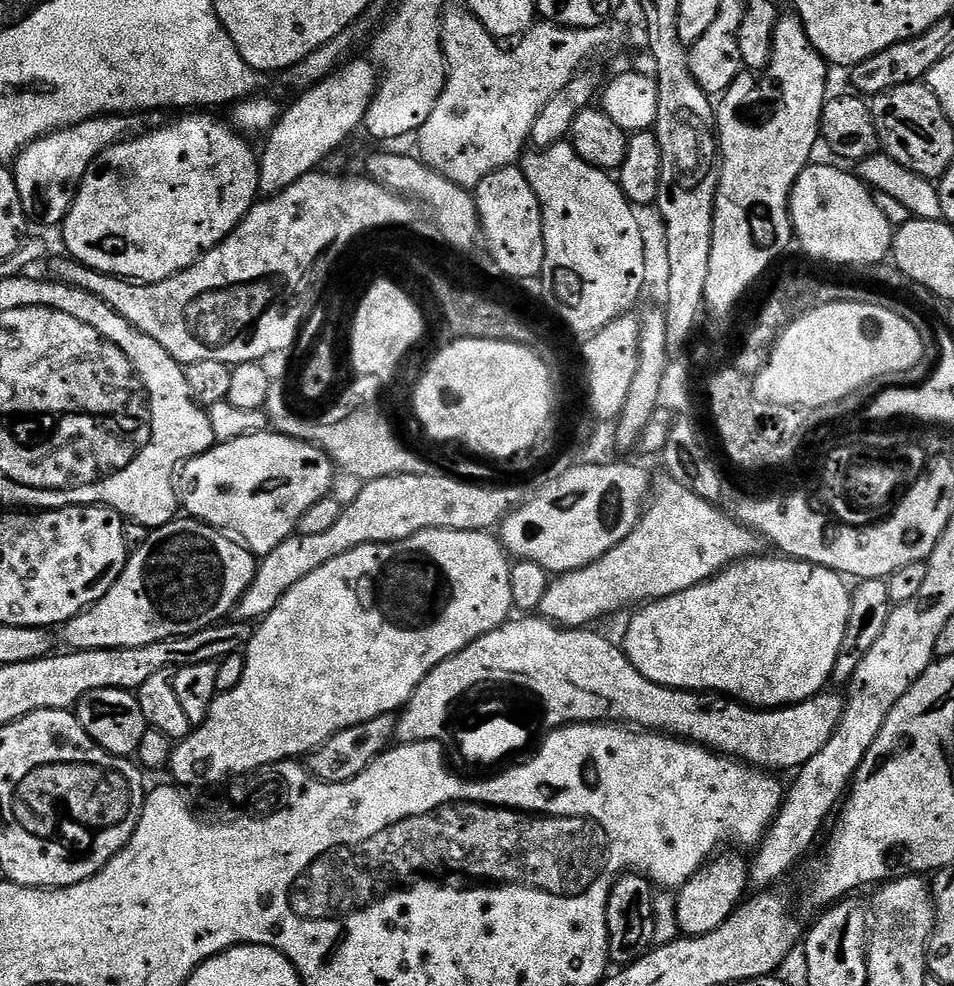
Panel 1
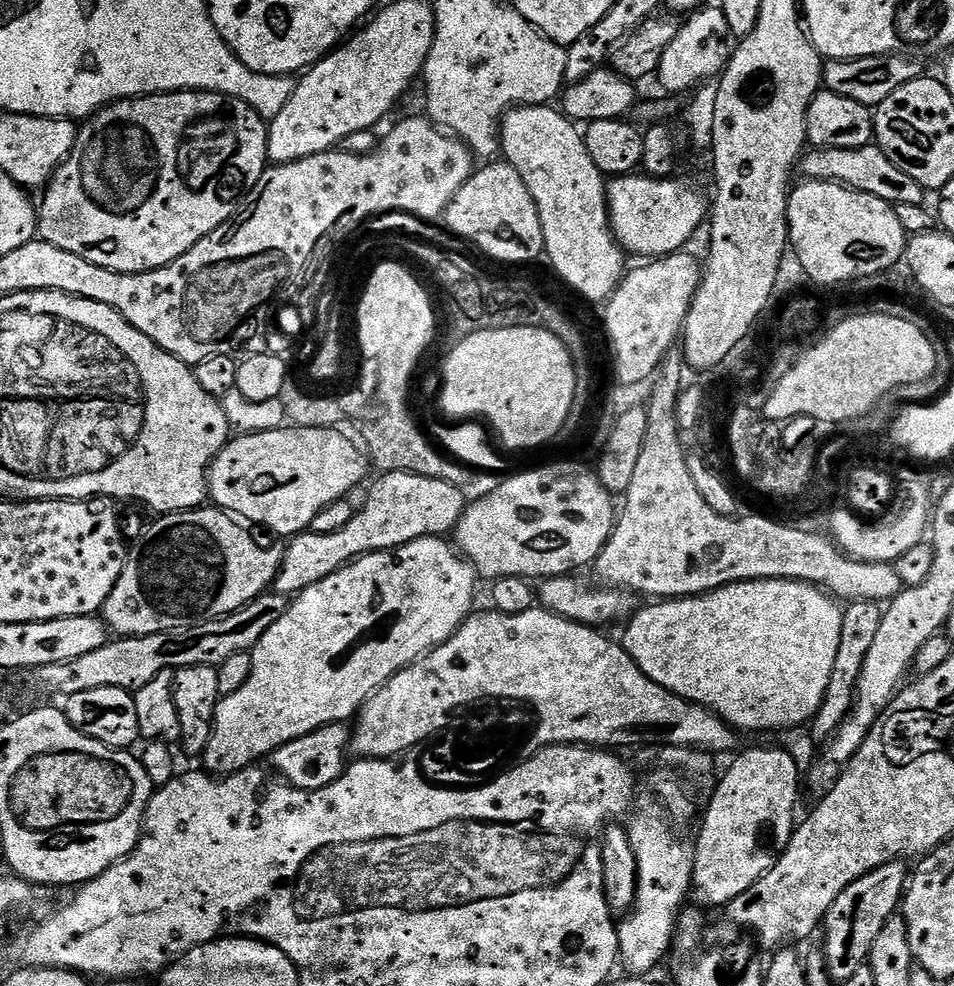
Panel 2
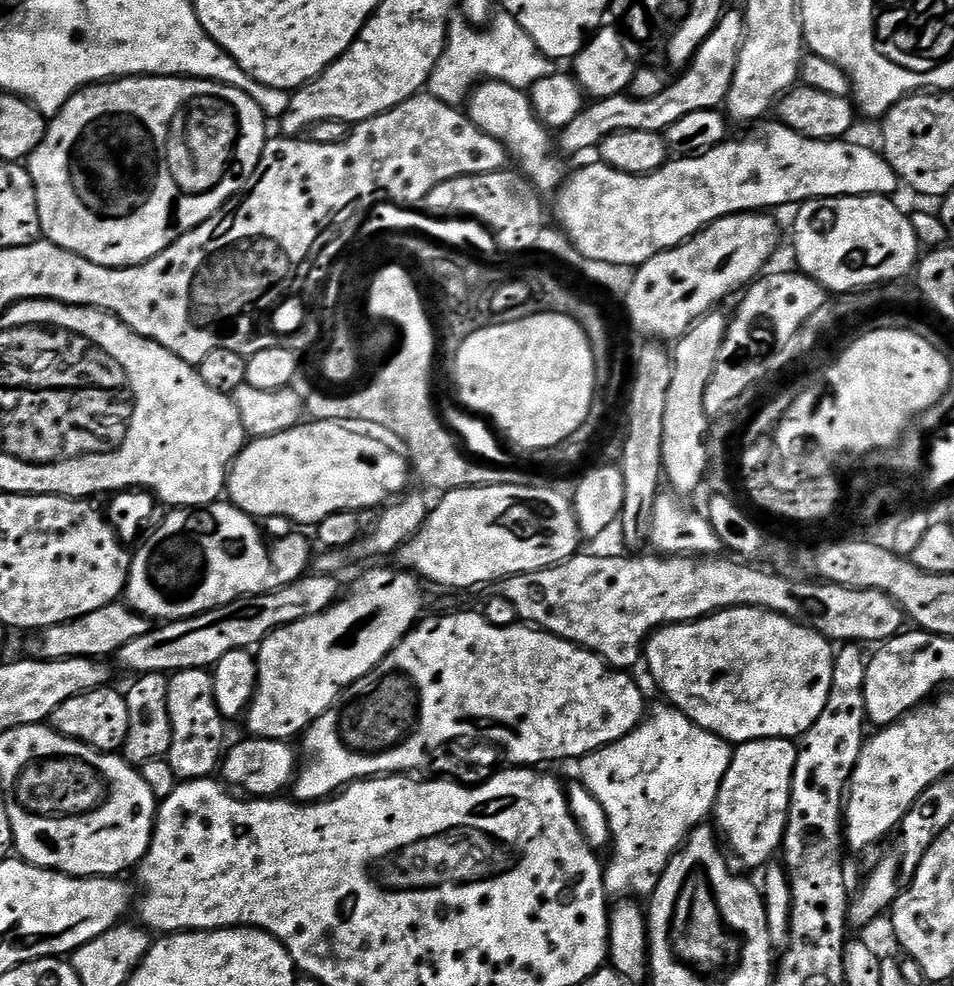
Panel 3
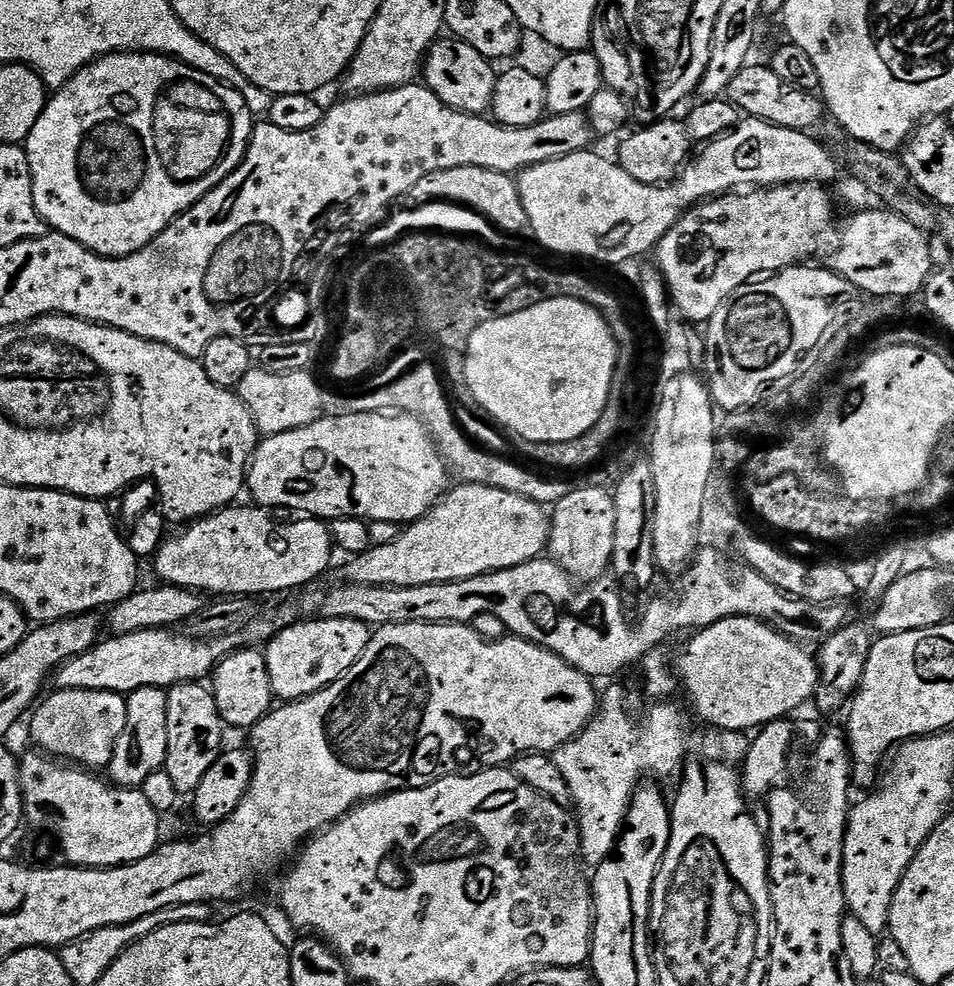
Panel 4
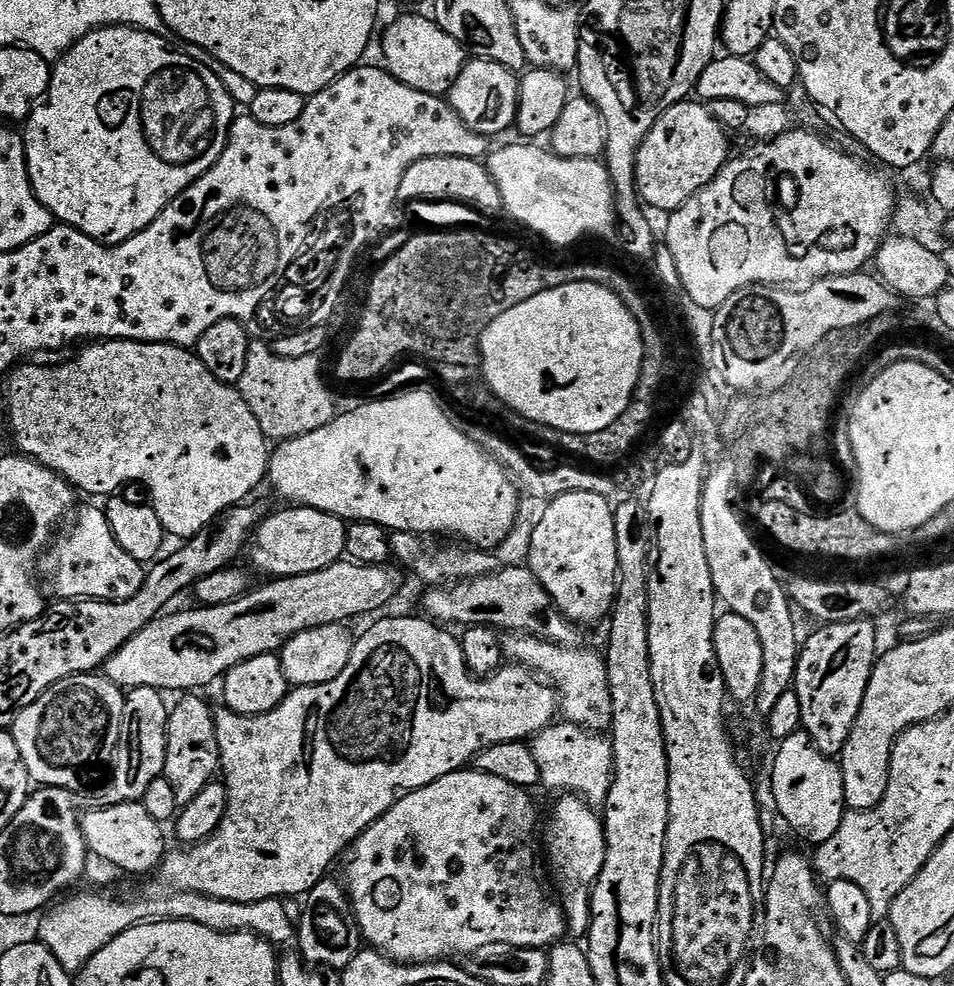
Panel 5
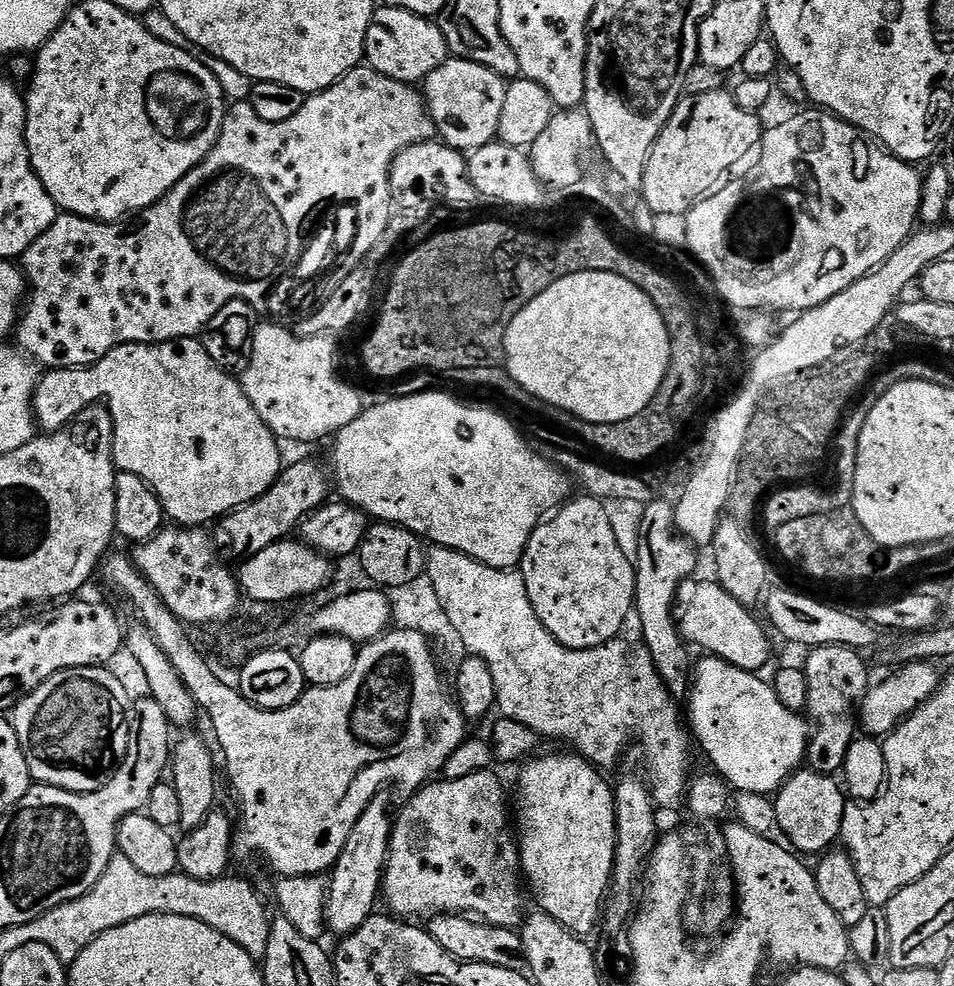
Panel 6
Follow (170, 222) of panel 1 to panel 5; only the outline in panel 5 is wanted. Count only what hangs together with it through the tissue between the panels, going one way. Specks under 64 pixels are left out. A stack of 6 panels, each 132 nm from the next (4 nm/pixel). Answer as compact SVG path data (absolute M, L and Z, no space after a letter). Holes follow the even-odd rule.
M121 24L99 28L86 34L86 38L82 38L66 55L55 61L48 94L32 109L23 125L24 153L33 194L61 225L77 228L82 234L94 238L100 244L121 244L134 234L146 230L146 226L150 226L150 222L154 222L154 218L158 218L158 214L162 214L162 210L166 210L166 206L170 206L170 202L174 202L178 194L182 194L191 184L198 182L198 178L202 178L202 174L206 174L206 170L210 170L214 162L222 158L222 150L226 150L228 131L238 115L237 105L226 86L218 82L216 75L205 64L190 58L187 50L183 47L175 48L171 42L173 43L167 35L159 32L144 32L140 28L127 28Z

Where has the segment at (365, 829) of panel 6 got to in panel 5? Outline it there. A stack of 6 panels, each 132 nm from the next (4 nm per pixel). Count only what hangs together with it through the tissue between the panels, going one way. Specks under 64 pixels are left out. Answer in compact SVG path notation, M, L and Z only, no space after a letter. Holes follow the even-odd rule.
M325 878L320 880L318 886L314 886L314 890L310 890L308 895L303 897L298 921L299 955L303 956L309 964L321 970L343 970L346 966L350 966L350 962L362 950L360 927L352 909L352 899L348 896L347 887L341 881L339 884L338 881L332 879Z

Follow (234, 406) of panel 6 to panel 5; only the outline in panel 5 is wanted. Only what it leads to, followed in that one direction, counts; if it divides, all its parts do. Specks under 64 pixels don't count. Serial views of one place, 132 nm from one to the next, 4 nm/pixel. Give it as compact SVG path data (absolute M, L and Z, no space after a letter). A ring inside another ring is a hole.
M105 340L92 342L81 347L76 356L78 368L76 378L72 382L58 368L43 368L36 362L24 362L13 367L8 384L8 424L12 427L12 440L16 443L17 453L29 456L42 466L54 470L67 480L73 488L81 493L89 492L92 496L111 497L119 493L125 485L132 481L140 481L148 487L150 505L157 512L158 518L169 537L177 536L177 541L192 539L203 528L207 528L221 512L243 504L260 483L265 483L270 459L270 444L258 426L258 418L250 414L250 406L240 397L239 391L231 384L223 384L210 372L197 356L195 351L181 348L178 344L149 344L142 340Z

